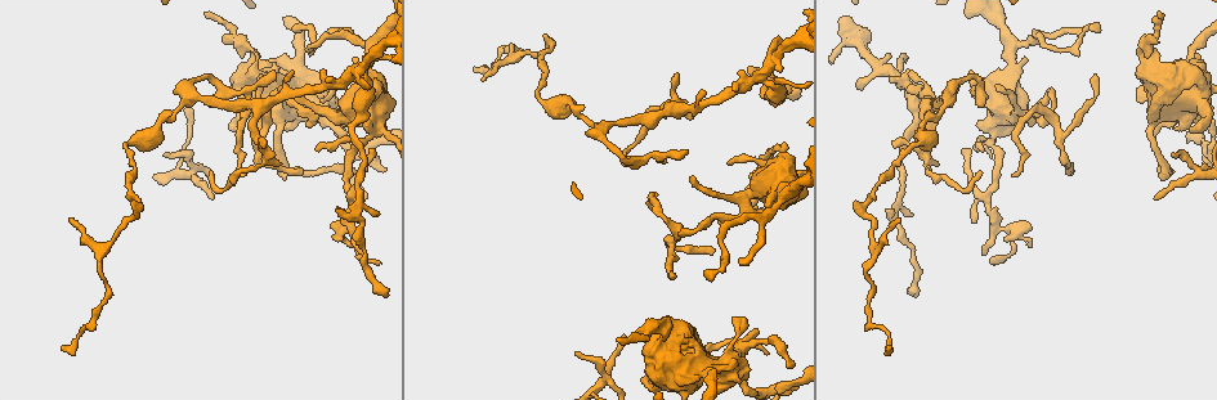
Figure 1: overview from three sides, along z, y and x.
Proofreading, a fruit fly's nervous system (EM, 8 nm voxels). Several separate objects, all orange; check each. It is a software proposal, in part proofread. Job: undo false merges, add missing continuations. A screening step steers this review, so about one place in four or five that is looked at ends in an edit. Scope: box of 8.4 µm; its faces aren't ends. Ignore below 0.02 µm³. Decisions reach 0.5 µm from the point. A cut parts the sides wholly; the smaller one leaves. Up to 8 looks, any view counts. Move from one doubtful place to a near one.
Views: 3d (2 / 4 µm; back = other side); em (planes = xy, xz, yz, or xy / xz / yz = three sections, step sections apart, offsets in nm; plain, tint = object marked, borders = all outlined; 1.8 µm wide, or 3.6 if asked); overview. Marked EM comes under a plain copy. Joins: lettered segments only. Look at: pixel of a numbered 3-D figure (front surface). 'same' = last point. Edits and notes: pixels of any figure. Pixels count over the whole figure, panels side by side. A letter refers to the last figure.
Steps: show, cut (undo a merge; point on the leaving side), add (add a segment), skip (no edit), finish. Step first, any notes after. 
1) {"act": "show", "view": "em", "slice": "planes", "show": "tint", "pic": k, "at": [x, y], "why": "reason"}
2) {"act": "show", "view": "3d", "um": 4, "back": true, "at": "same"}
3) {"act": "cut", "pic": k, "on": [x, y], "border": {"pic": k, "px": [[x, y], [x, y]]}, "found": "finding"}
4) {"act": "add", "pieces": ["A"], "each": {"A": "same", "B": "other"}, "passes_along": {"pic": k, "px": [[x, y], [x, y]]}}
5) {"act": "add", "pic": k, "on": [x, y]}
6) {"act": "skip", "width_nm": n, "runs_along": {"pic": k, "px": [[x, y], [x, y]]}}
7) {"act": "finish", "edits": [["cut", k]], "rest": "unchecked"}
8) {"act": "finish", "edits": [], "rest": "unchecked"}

{"act": "show", "view": "3d", "um": 4, "pic": 1, "at": [755, 80], "why": "sharp bend"}

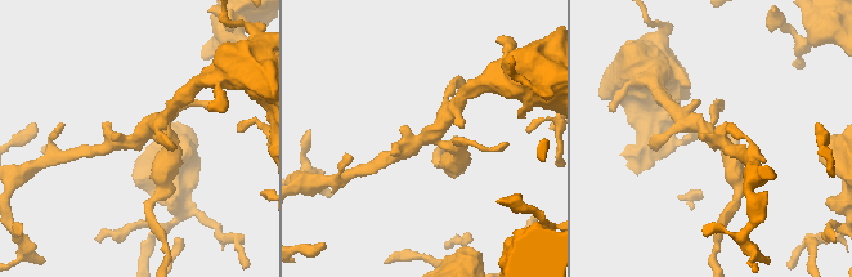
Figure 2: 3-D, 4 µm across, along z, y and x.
{"act": "show", "view": "em", "slice": "planes", "show": "borders", "pic": 2, "at": [427, 138], "why": "shape alone is not enough"}

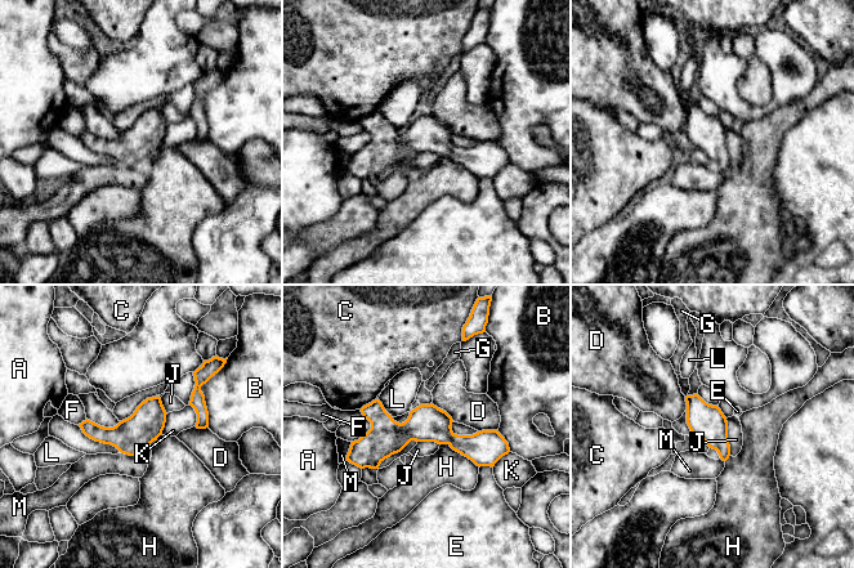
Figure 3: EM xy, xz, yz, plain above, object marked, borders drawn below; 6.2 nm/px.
{"act": "skip", "width_nm": 220, "each": {"A": "other", "B": "other", "C": "other", "D": "other", "E": "other", "F": "other", "G": "other", "H": "other", "J": "other", "K": "other", "L": "other", "M": "other"}, "found": "all the same neuron"}

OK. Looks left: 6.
{"act": "show", "view": "3d", "um": 4, "pic": 1, "at": [279, 86]}

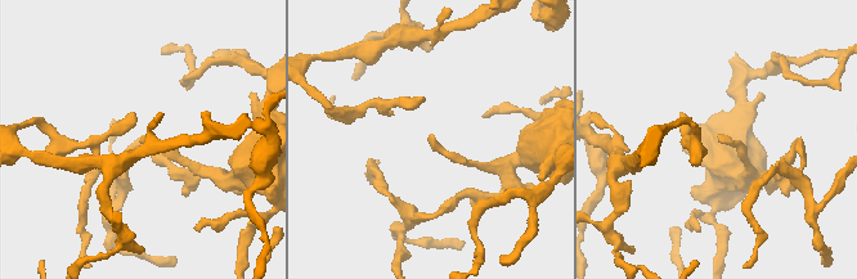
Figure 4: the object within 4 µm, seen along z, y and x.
{"act": "show", "view": "em", "slice": "planes", "show": "borders", "pic": 4, "at": [718, 138]}

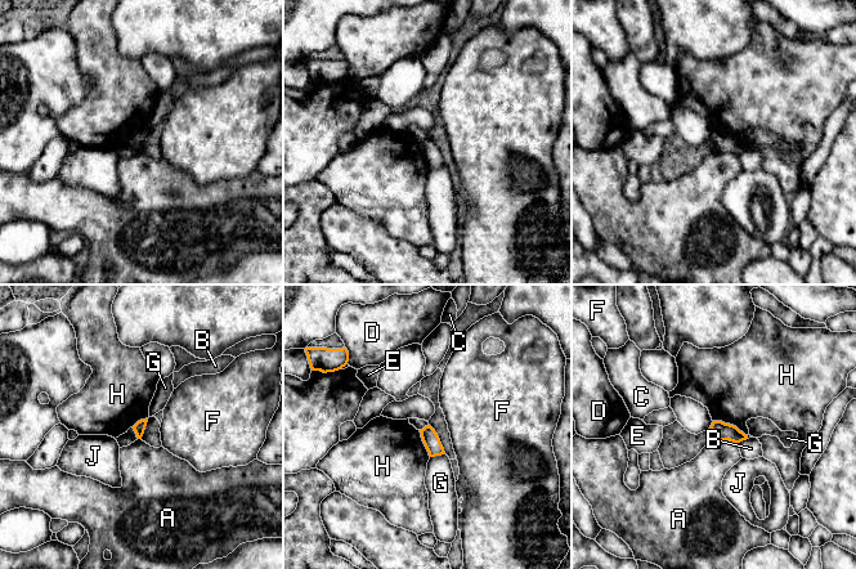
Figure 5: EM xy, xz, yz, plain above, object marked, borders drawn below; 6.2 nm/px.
{"act": "skip", "each": {"A": "other", "B": "other", "C": "other", "D": "other", "E": "other", "F": "other", "G": "other", "H": "other", "J": "other"}, "border": {"pic": 5, "px": [[713, 420], [735, 425], [748, 438]]}, "found": "no lettered segment goes on from it"}

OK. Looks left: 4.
{"act": "show", "view": "3d", "um": 2, "pic": 1, "at": [667, 335], "why": "a narrow waist"}

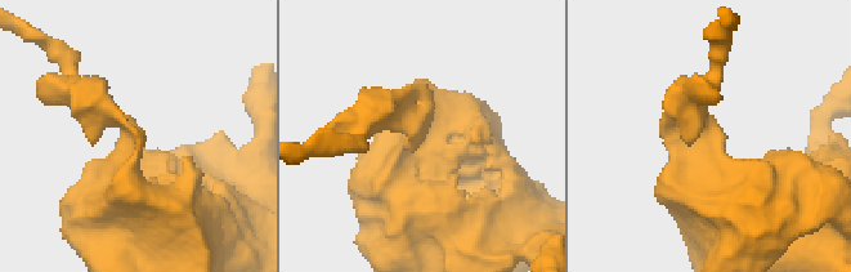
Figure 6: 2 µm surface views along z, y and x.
{"act": "show", "view": "em", "slice": "xy", "step": 8, "show": "tint", "pic": 6, "at": [708, 153], "why": "need the tissue"}

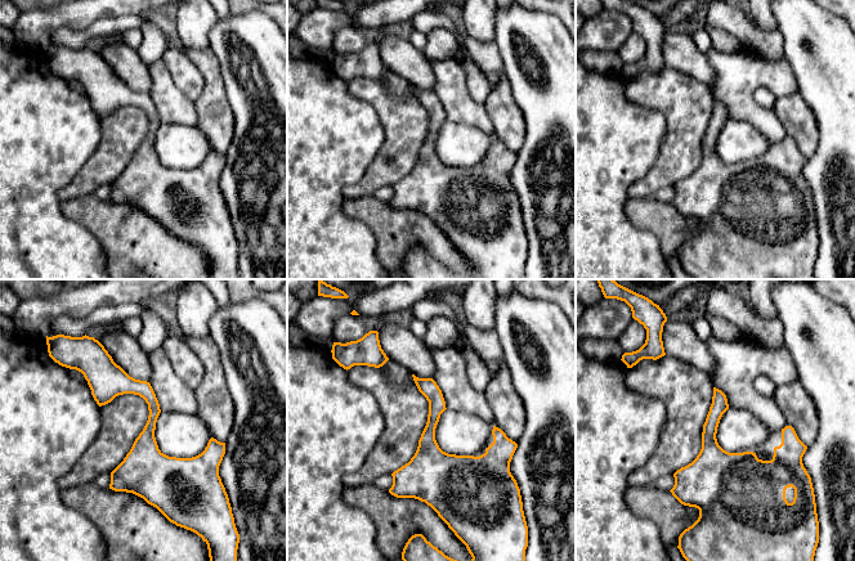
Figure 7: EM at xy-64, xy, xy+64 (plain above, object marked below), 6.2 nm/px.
{"act": "show", "view": "em", "slice": "planes", "show": "borders", "at": "same", "why": "another direction"}

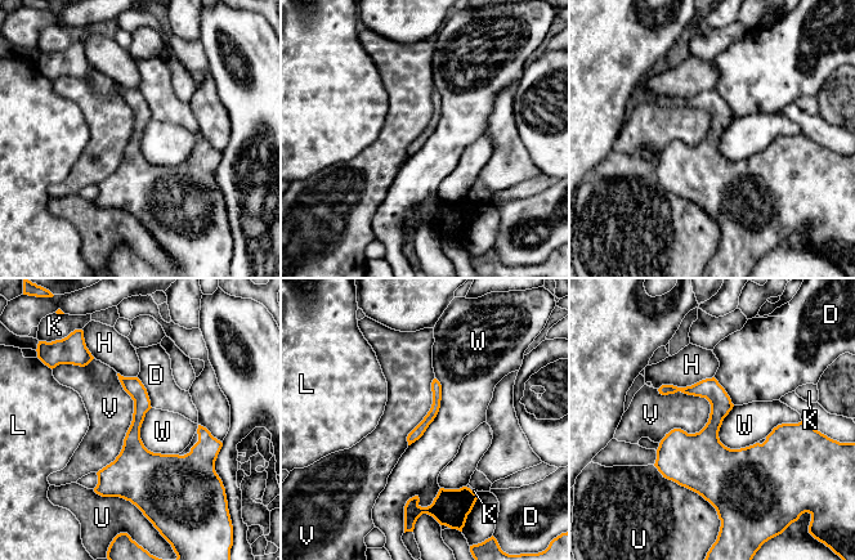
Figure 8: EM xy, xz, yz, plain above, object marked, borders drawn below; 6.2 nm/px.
{"act": "skip", "each": {"D": "other", "H": "other", "K": "other", "L": "other", "U": "other", "V": "other", "W": "other"}, "border": {"pic": 8, "px": [[151, 407], [142, 443], [178, 455]]}, "found": "one neuron here"}

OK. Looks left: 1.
{"act": "finish", "edits": [], "rest": "unchecked"}

